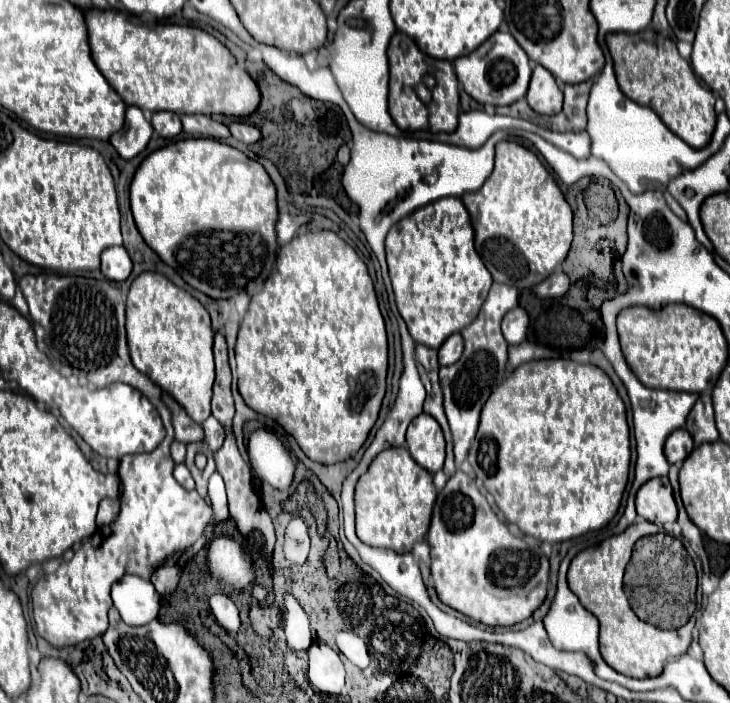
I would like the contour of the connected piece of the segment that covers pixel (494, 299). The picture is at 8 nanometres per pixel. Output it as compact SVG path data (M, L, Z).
M493 282L489 296L483 302L477 318L461 332L461 336L465 340L463 356L455 364L439 368L439 380L441 380L441 388L443 388L443 396L445 396L445 414L447 414L451 434L453 434L453 444L455 444L455 462L463 462L467 458L471 442L477 434L481 408L487 402L493 388L497 388L505 378L507 342L501 334L499 324L501 324L503 316L519 304L517 298L519 298L517 288L509 288L507 284Z

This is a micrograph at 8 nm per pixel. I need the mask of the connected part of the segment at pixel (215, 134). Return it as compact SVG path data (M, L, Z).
M189 114L189 116L181 116L183 122L183 130L195 138L215 138L215 140L225 140L231 136L229 128L217 120L213 120L211 116L205 114Z

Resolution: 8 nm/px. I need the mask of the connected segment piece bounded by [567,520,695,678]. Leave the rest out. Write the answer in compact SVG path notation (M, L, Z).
M639 520L635 524L631 524L623 534L619 536L611 536L607 540L603 540L599 546L587 548L583 552L579 552L569 566L569 588L577 594L577 598L581 600L581 604L597 616L599 624L601 624L601 654L605 658L605 662L615 668L617 672L631 676L631 678L653 678L659 676L663 672L663 664L675 656L681 656L687 652L693 636L693 626L695 620L691 618L685 626L677 628L677 630L661 630L655 628L643 620L639 620L635 616L635 612L629 606L629 600L623 592L623 572L625 566L631 558L631 550L633 544L649 534L657 534L663 532L661 526L647 522L647 520Z

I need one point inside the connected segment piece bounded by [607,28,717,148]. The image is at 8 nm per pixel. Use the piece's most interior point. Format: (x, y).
(650, 70)

